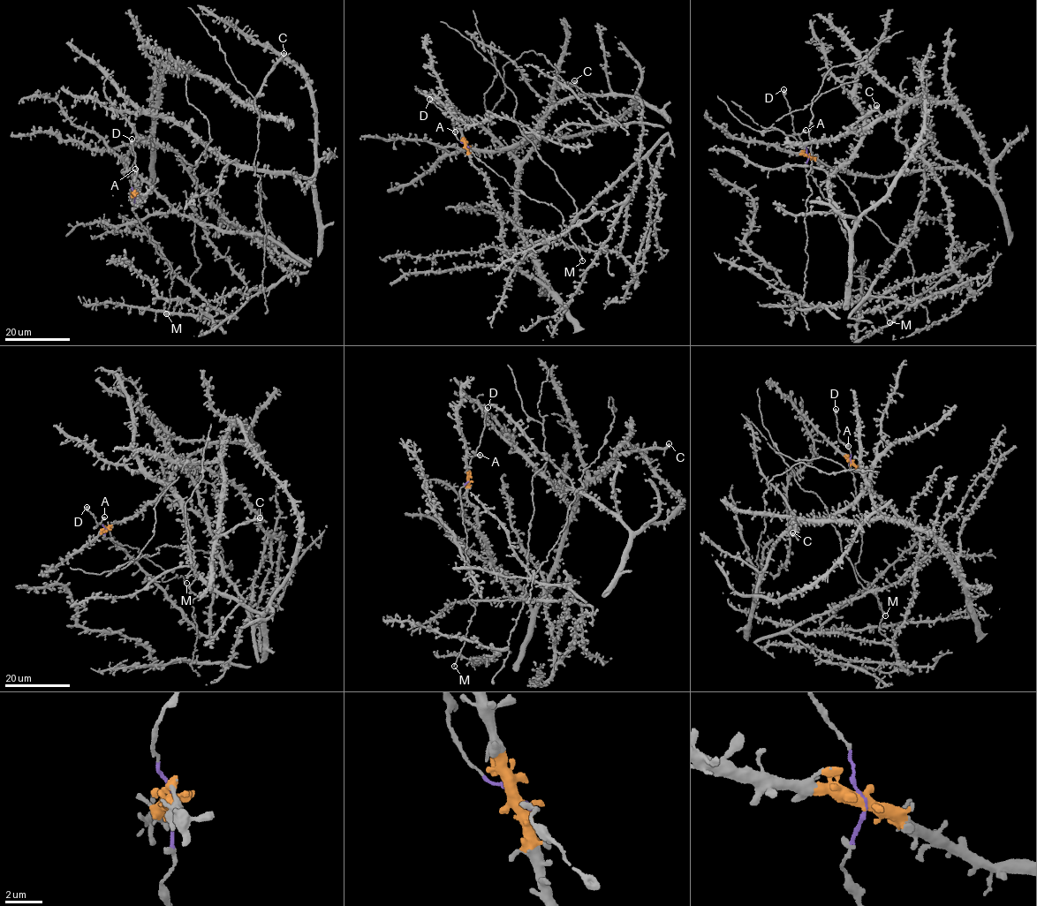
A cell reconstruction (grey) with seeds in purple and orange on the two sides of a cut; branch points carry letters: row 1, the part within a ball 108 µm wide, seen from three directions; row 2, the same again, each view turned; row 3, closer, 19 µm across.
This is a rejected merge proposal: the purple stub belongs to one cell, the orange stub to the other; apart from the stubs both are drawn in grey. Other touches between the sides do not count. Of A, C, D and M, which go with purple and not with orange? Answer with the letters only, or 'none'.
A, D, M

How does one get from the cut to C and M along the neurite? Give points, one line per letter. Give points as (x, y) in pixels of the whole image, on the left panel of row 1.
C: (134, 194), (124, 160), (130, 147), (151, 140), (166, 71), (212, 79), (246, 103), (284, 53)
M: (134, 194), (132, 211), (147, 230), (155, 251), (170, 262), (170, 278), (175, 275), (171, 277), (166, 313)

